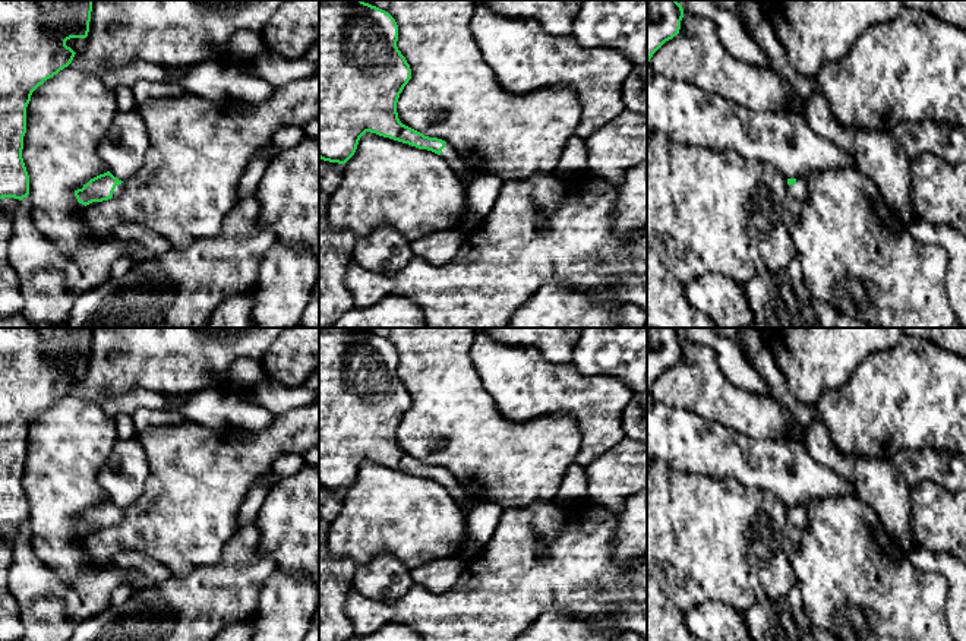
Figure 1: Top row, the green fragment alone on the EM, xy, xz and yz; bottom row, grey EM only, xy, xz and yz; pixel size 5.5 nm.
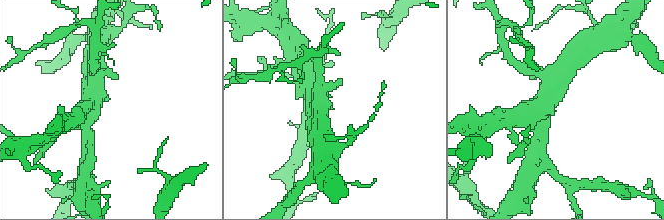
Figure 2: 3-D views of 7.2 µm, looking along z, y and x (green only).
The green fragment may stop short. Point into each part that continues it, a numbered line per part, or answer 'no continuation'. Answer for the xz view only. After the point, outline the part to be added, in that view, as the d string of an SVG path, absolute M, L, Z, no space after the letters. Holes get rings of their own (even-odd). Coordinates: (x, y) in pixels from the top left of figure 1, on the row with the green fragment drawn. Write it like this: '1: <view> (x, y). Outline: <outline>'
1: xz (448, 152). Outline: M448 142L442 149L441 157L449 164L449 167L460 176L460 179L465 184L471 181L474 171Z

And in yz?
1: yz (799, 190). Outline: M798 179L795 184L790 184L789 192L801 203L808 199L808 184L804 179Z

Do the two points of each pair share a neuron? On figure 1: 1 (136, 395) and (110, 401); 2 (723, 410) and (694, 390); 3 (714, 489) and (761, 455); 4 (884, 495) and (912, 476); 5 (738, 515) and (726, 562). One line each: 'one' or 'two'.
1: one
2: one
3: two
4: two
5: one

